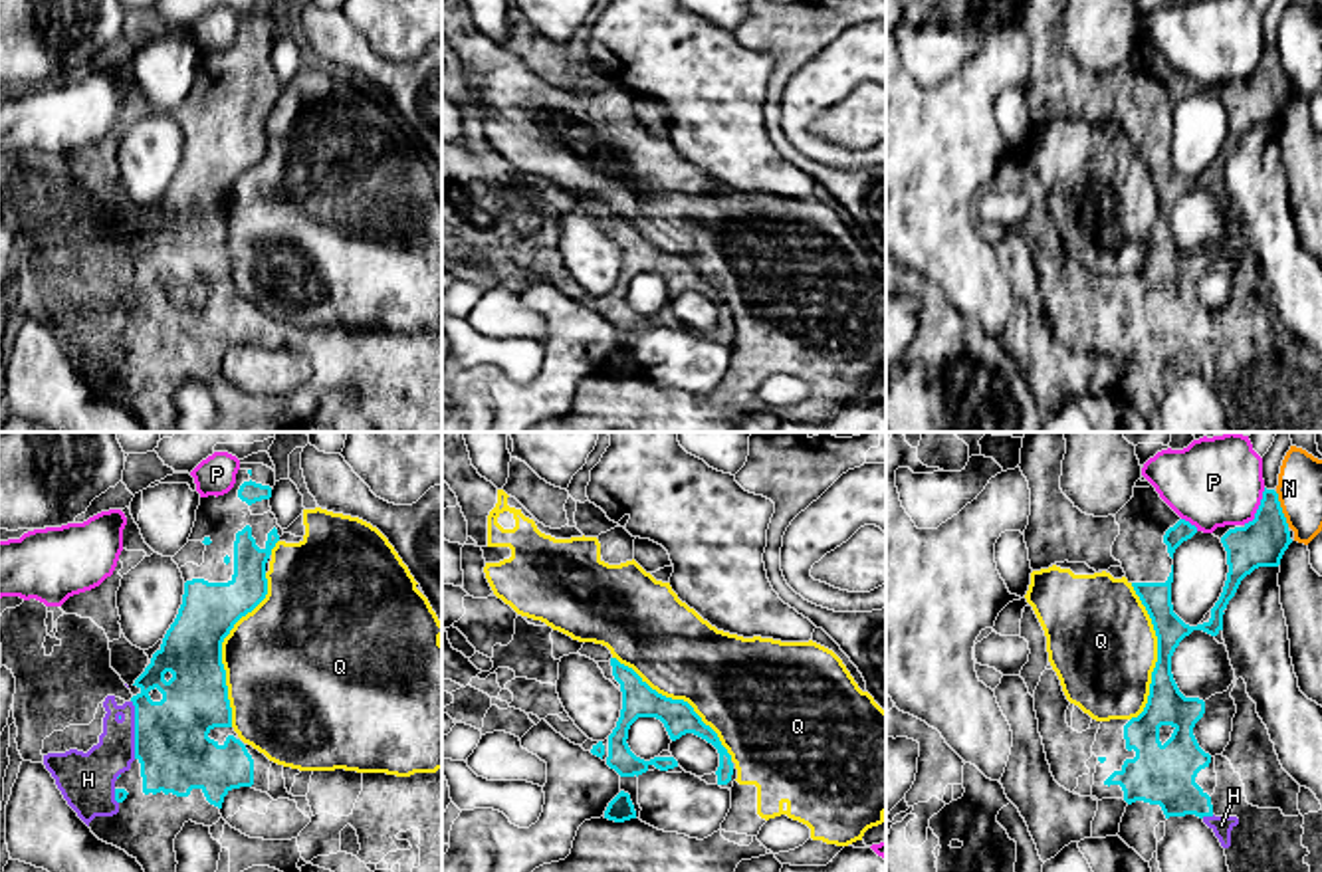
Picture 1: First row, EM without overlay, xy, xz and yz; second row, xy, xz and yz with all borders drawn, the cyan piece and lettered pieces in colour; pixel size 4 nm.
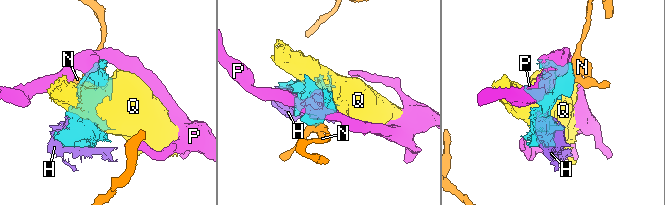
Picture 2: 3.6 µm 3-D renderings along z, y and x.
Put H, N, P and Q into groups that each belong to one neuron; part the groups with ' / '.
H / N / P / Q

